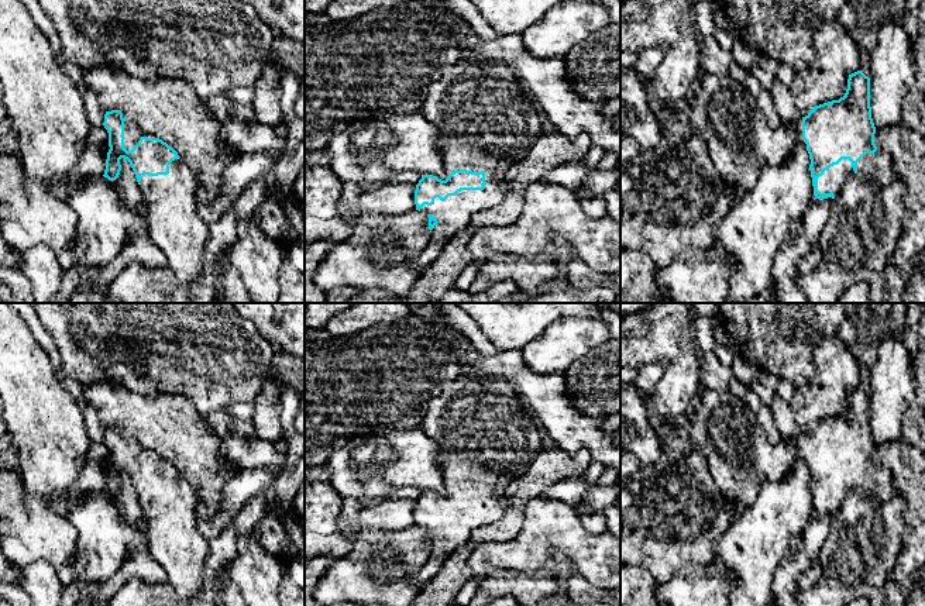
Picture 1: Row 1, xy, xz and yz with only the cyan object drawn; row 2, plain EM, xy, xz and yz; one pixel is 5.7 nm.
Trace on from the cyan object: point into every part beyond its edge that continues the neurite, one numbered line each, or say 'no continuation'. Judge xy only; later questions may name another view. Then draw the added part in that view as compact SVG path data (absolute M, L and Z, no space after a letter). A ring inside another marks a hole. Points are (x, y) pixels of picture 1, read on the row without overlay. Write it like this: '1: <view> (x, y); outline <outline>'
1: xy (131, 448); outline M124 437L124 464L127 466L131 466L133 462L138 459L141 452L158 454L157 451L145 448L142 444Z

